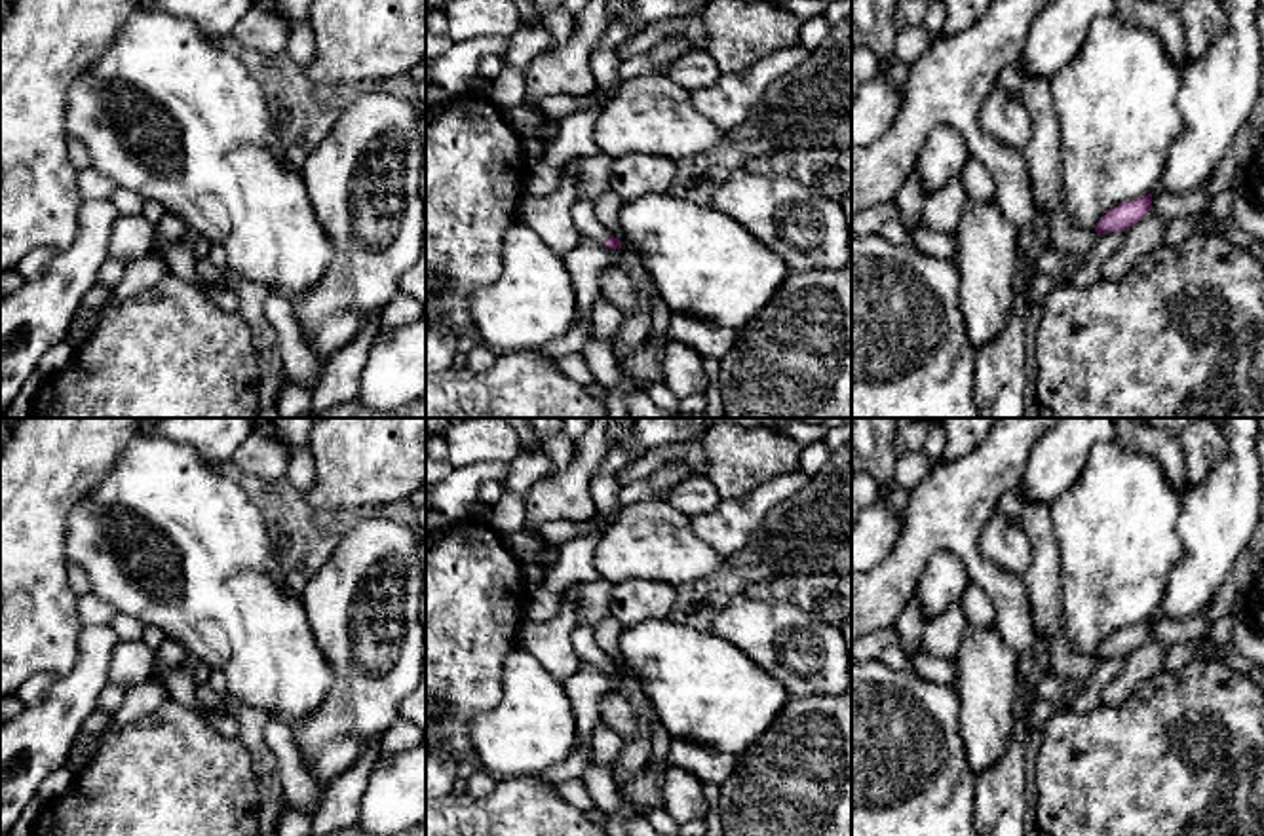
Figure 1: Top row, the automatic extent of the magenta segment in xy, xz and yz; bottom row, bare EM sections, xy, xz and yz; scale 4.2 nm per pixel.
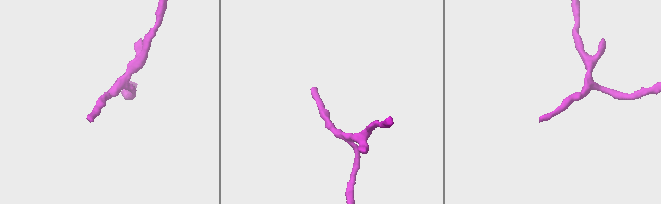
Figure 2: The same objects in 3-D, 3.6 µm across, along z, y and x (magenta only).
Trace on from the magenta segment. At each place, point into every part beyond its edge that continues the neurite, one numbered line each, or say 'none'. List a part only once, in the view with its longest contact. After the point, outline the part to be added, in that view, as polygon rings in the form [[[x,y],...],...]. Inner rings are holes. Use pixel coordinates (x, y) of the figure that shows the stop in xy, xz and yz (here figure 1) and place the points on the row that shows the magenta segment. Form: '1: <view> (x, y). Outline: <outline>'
1: xz (584, 219). Outline: [[[578,196],[572,207],[572,222],[582,238],[606,243],[612,234],[595,217],[595,200]]]

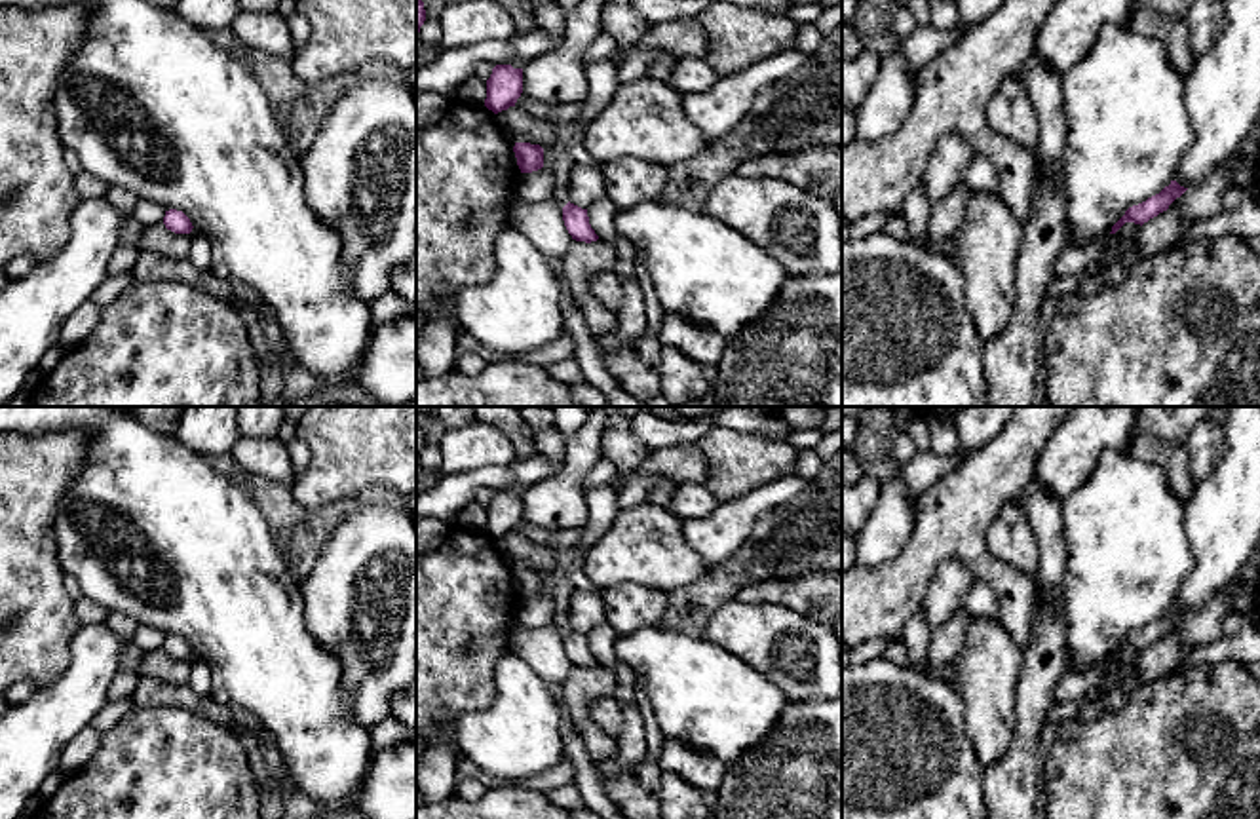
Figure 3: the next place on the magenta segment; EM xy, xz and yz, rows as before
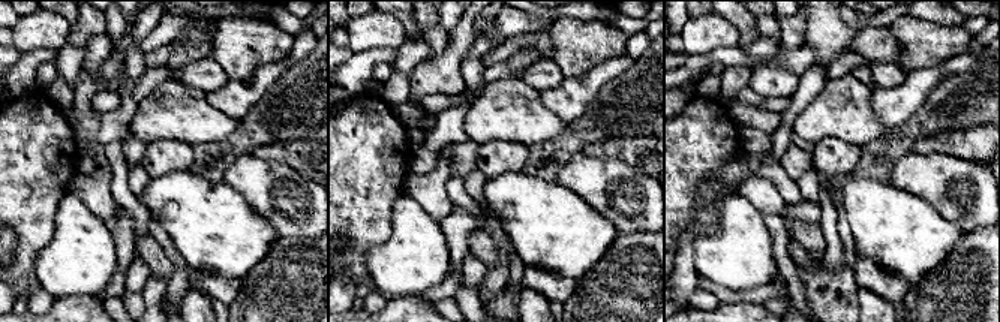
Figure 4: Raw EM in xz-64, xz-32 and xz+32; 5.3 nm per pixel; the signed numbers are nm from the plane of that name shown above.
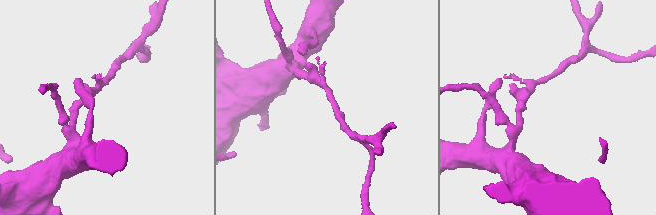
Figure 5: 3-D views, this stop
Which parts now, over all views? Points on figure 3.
none

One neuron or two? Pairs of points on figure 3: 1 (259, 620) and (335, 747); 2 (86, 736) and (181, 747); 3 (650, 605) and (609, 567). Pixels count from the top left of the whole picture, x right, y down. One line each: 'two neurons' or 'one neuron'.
1: one neuron
2: two neurons
3: two neurons

